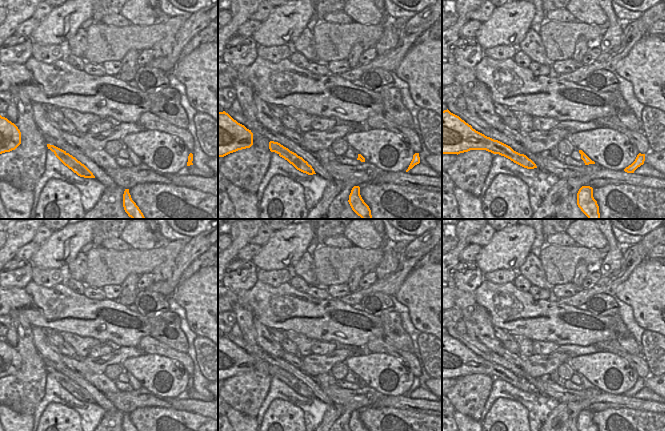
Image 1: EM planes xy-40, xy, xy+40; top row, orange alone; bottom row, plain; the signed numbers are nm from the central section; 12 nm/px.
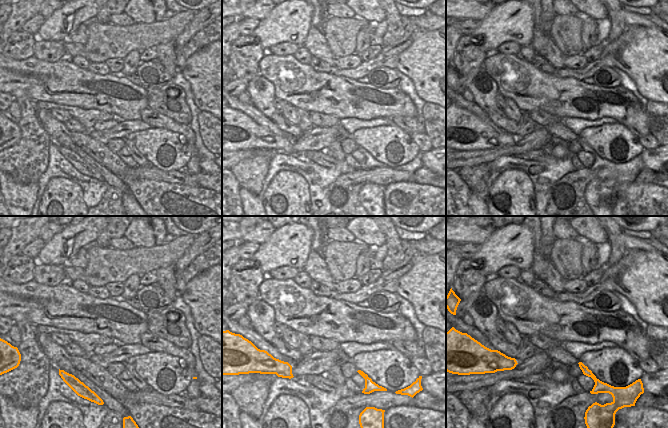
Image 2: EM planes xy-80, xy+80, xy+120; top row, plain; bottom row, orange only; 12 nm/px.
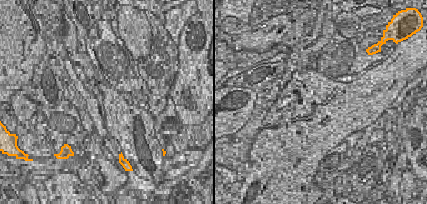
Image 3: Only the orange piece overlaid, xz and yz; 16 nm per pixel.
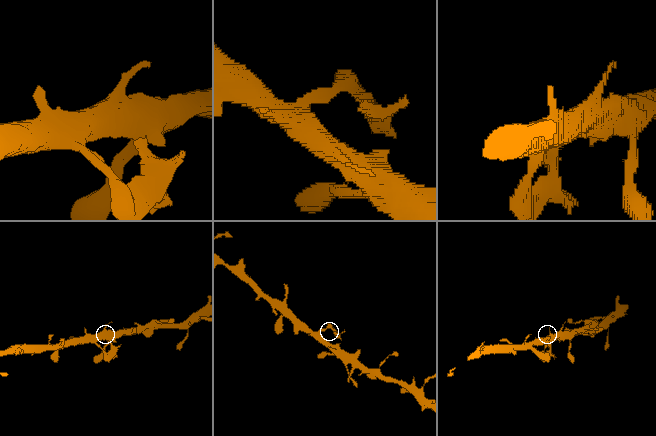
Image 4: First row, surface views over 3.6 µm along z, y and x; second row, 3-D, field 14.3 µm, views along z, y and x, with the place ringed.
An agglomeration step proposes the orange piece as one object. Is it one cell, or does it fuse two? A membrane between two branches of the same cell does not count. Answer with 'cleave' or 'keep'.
cleave

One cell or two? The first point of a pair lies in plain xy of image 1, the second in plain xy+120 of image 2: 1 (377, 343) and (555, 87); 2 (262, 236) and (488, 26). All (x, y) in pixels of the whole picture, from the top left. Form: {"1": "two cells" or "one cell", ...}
{"1": "two cells", "2": "two cells"}

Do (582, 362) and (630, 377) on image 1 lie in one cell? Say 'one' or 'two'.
one

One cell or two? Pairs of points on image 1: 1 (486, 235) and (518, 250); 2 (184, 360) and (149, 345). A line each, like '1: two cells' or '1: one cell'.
1: two cells
2: one cell

